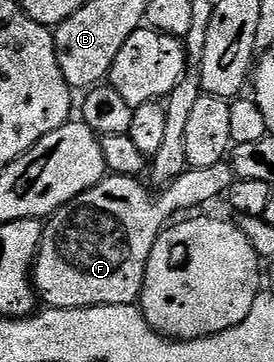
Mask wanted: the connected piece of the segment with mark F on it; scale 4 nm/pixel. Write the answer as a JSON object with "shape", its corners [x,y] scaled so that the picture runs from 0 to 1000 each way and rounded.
{"shape":[[[825,445],[759,456],[759,467],[679,467],[668,475],[668,483],[642,486],[595,528],[577,528],[566,539],[547,539],[544,522],[515,506],[515,492],[401,478],[347,517],[179,597],[153,630],[153,674],[139,682],[139,713],[124,721],[117,751],[135,823],[150,834],[157,826],[168,834],[157,840],[182,854],[409,843],[471,848],[500,840],[518,812],[540,710],[609,619],[668,588],[704,586],[693,583],[704,572],[737,572],[777,550],[807,552],[861,492]]]}

